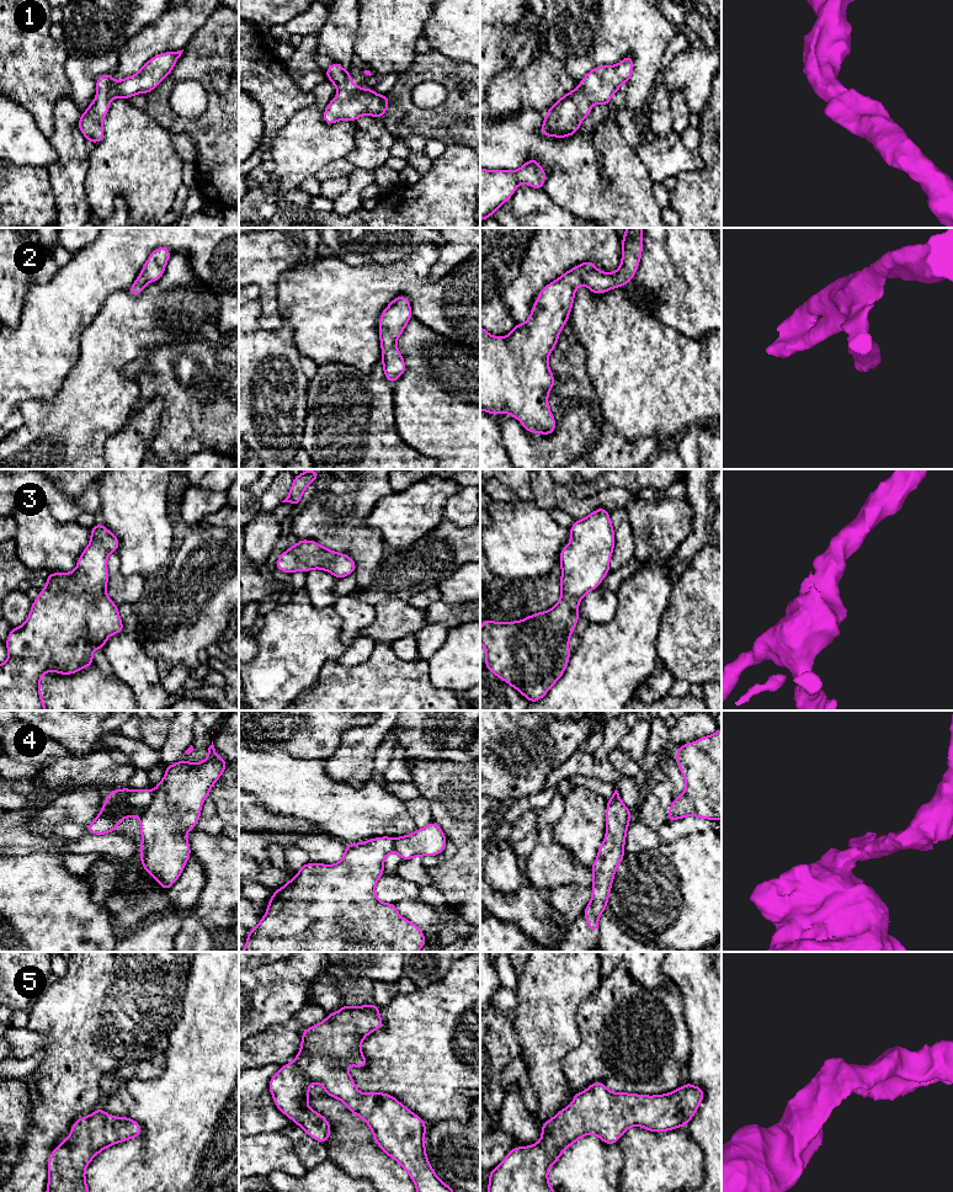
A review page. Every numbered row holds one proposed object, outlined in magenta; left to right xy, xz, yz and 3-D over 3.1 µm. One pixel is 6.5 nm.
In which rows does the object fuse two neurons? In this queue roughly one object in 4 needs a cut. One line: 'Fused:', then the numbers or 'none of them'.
Fused: 4

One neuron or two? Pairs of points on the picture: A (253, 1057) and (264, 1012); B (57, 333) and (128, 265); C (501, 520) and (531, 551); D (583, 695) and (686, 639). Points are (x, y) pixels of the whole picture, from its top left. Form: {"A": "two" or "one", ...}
{"A": "two", "B": "one", "C": "one", "D": "two"}

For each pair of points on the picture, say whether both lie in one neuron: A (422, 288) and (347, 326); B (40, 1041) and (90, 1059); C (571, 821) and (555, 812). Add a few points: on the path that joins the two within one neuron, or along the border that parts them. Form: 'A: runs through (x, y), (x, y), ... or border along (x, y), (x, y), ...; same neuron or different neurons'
A: runs through (404, 288), (386, 288), (366, 308); same neuron
B: border along (26, 1027), (37, 1031), (44, 1037), (42, 1049); different neurons
C: border along (565, 797), (564, 813), (552, 826); different neurons

